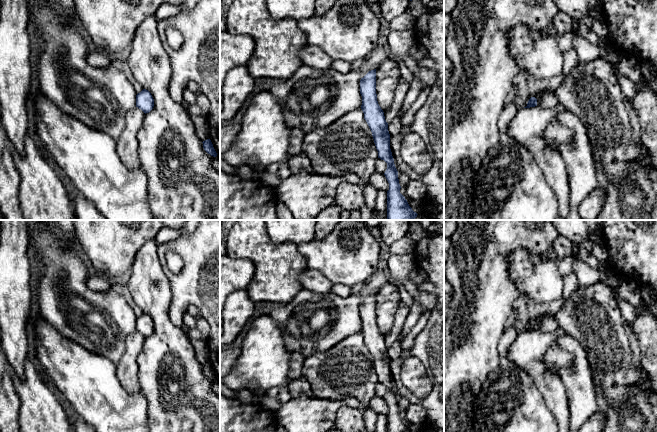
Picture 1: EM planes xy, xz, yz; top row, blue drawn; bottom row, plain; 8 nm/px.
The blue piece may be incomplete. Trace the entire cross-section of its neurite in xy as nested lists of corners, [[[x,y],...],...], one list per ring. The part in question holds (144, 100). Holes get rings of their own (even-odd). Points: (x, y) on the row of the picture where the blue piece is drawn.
[[[143,89],[136,95],[136,107],[141,109],[145,114],[153,109],[154,99],[148,90]]]

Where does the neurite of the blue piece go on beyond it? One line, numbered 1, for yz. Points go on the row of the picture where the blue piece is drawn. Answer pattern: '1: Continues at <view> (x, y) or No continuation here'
1: No continuation here

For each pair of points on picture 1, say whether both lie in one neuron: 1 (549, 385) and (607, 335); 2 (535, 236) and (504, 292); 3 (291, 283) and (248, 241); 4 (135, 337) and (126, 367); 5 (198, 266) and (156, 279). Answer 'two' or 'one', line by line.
1: two
2: one
3: one
4: one
5: two

